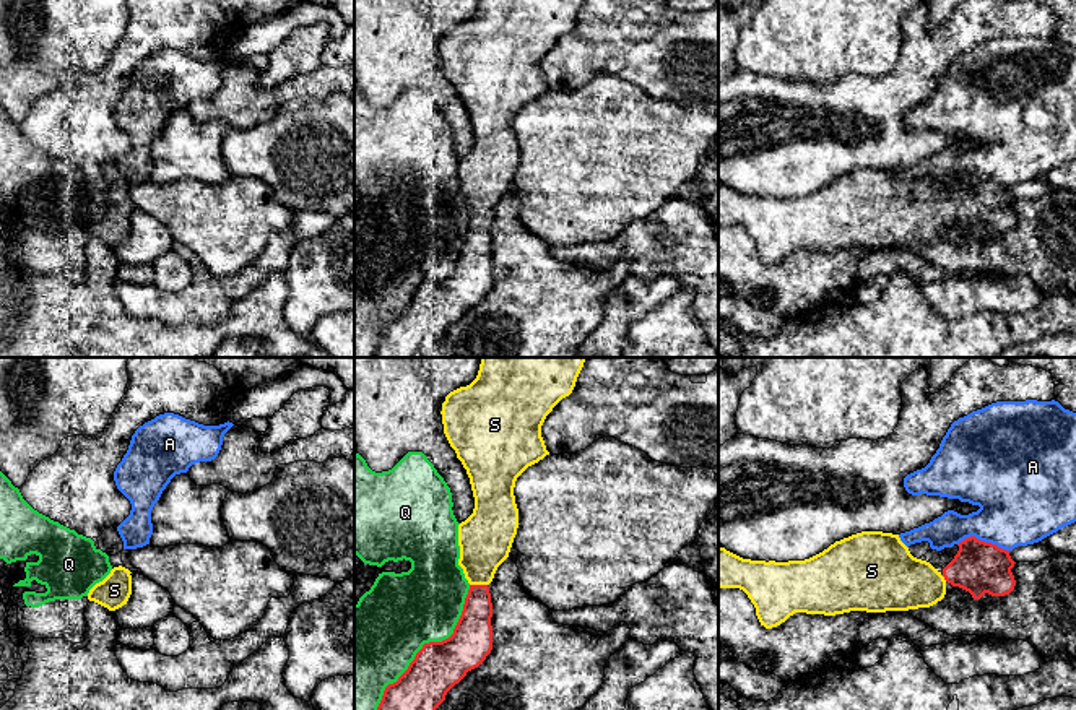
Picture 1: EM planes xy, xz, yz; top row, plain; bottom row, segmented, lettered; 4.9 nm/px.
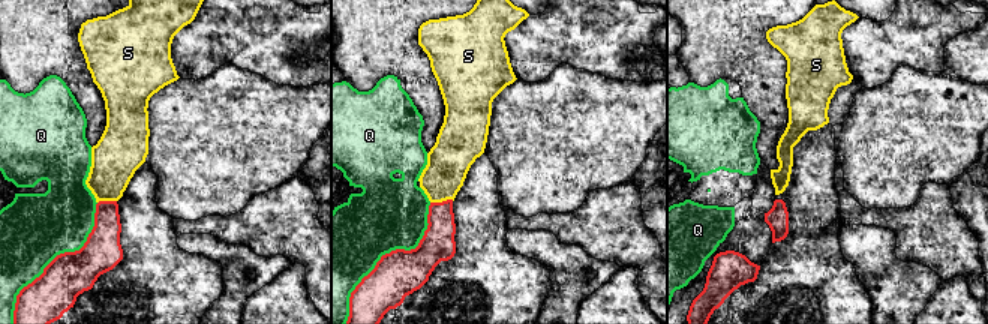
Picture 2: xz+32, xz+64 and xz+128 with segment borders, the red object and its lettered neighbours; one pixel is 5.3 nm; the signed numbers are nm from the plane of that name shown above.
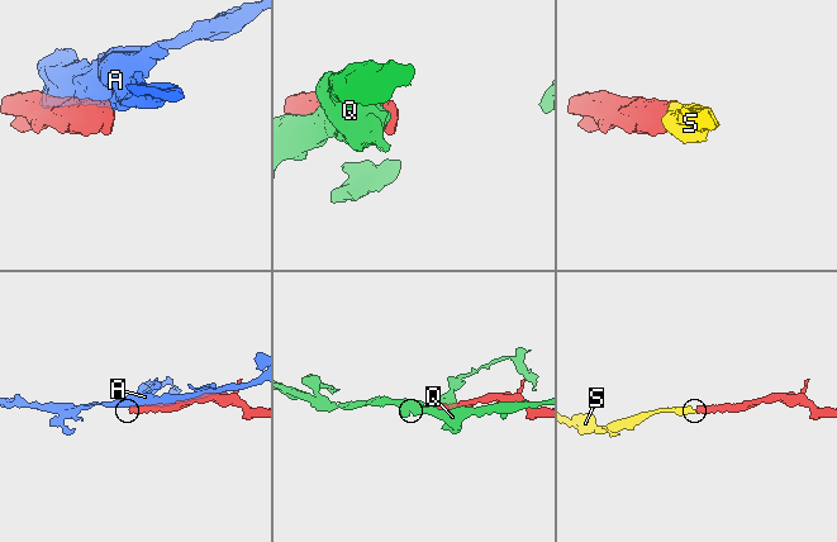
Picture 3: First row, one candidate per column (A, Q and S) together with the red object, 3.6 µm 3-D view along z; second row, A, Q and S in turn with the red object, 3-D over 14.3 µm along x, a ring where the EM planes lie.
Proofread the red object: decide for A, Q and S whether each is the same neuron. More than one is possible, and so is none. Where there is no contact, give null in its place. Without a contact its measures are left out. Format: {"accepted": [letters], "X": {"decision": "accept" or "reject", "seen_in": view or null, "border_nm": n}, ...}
{"accepted": ["S"], "A": {"decision": "reject", "seen_in": "yz", "border_nm": 260}, "Q": {"decision": "reject", "seen_in": "xz", "border_nm": 800}, "S": {"decision": "accept", "seen_in": "xz", "border_nm": 90}}

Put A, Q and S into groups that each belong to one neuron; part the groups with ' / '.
A / Q / S

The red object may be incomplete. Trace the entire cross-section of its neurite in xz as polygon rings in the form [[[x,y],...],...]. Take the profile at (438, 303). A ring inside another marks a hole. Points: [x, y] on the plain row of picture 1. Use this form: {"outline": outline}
{"outline": [[[479,0],[478,11],[470,21],[460,23],[445,32],[440,47],[444,70],[466,106],[475,133],[473,149],[458,161],[458,201],[463,205],[470,226],[453,270],[442,278],[423,281],[398,317],[385,323],[377,343],[375,357],[427,357],[445,336],[447,328],[491,289],[492,239],[488,221],[492,218],[497,203],[509,193],[517,171],[515,117],[528,102],[549,91],[541,73],[541,62],[553,44],[572,29],[582,3],[584,0]]]}

